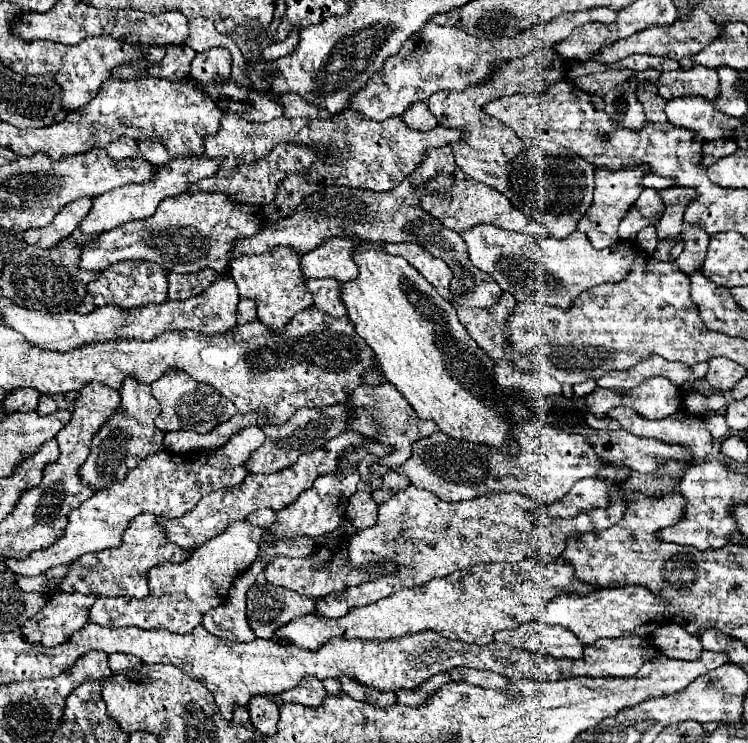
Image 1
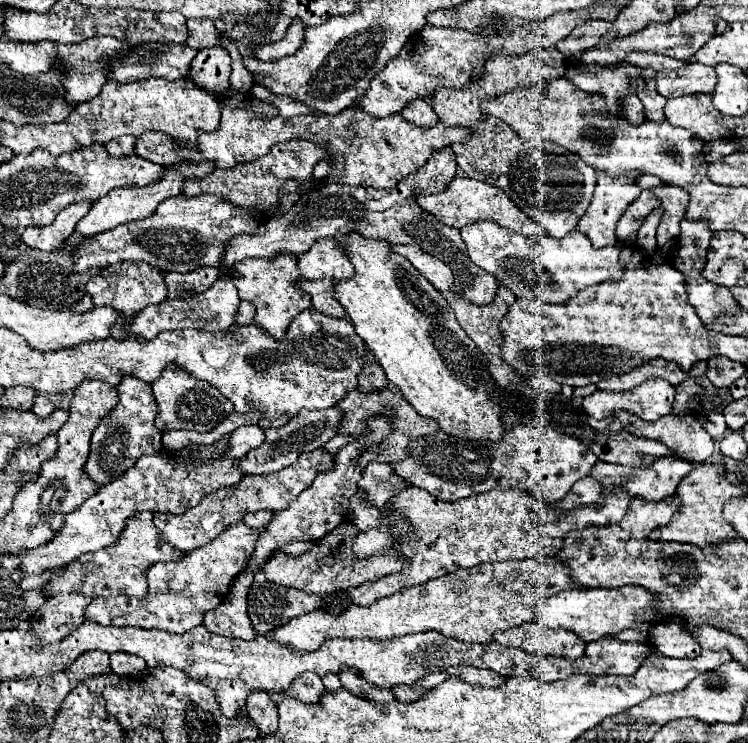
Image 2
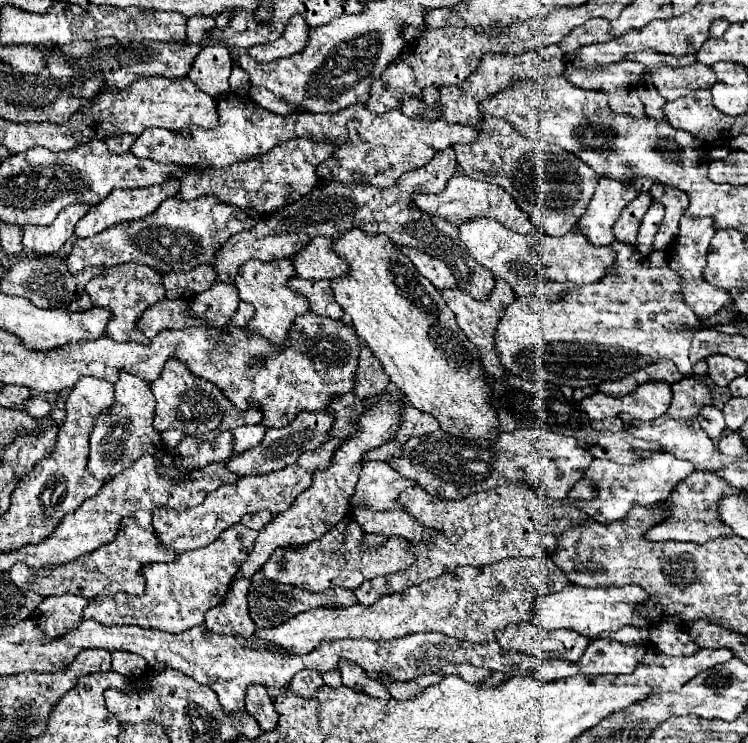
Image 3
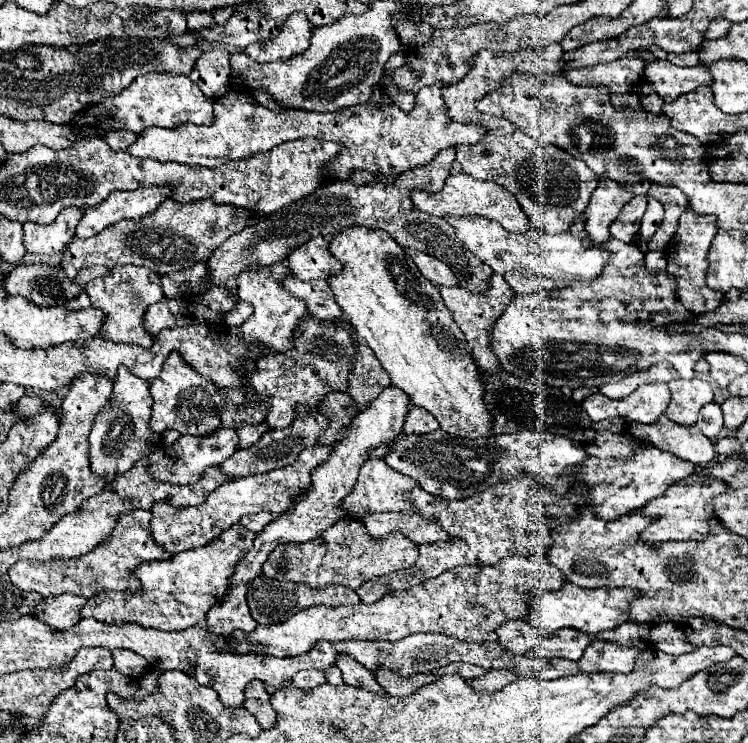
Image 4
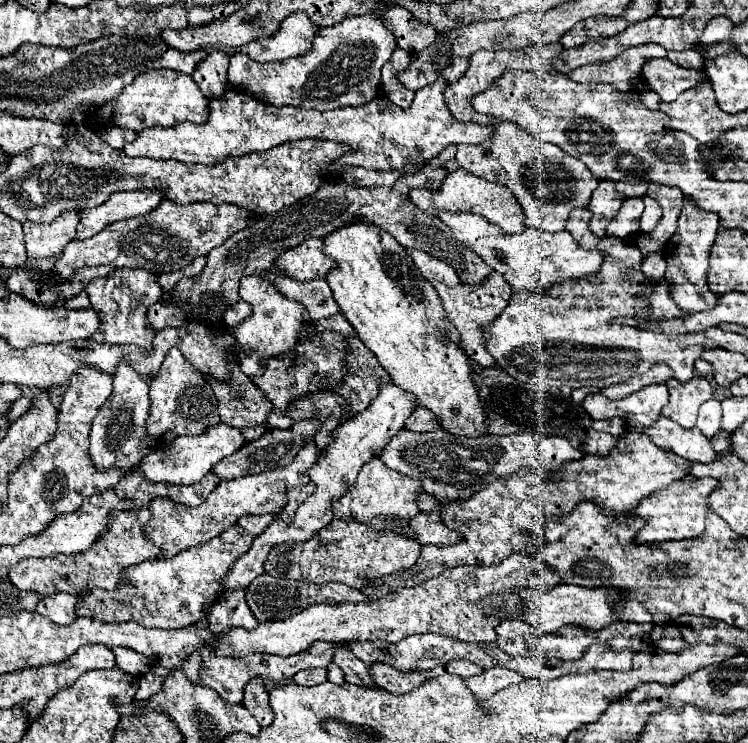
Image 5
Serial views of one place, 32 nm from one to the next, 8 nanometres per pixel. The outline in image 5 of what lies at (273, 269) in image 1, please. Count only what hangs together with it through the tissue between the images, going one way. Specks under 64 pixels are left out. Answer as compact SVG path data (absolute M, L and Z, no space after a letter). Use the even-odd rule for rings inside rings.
M260 274L244 276L240 280L240 298L252 304L252 314L234 328L234 358L238 360L240 370L254 380L266 372L264 362L268 358L276 358L296 346L298 334L302 330L304 306L280 296L280 292L276 292L276 288L272 288Z

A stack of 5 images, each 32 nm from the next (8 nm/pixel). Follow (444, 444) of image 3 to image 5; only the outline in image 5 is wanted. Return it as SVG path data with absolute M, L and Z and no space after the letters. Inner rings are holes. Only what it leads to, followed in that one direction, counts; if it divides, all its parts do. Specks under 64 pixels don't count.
M442 428L432 432L410 432L400 430L378 458L392 470L420 480L424 492L436 498L440 504L468 500L476 490L488 486L496 478L506 478L518 468L534 468L542 476L552 476L562 462L580 460L584 452L572 448L562 436L542 434L512 434L512 436L456 436Z

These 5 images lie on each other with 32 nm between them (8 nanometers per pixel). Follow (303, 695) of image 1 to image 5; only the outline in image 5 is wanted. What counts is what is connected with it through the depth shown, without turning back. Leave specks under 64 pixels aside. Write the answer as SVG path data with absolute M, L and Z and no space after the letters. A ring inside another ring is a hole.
M308 668L308 670L302 670L294 676L294 682L300 684L300 686L316 686L316 684L322 684L326 682L328 670L326 668Z

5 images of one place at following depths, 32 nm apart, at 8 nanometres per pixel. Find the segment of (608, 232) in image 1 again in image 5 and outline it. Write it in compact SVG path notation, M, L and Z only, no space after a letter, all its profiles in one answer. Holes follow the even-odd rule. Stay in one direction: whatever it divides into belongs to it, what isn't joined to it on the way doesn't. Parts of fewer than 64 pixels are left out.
M600 182L600 186L596 188L596 192L590 198L588 208L592 208L592 232L596 236L604 236L604 224L608 224L608 220L612 220L612 216L616 216L620 204L622 204L624 196L618 194L614 190L614 182Z

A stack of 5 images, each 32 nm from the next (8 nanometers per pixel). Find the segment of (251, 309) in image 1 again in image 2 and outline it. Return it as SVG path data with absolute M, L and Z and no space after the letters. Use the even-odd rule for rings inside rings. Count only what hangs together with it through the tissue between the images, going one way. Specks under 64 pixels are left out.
M240 302L238 306L238 312L236 312L236 324L238 326L246 326L254 320L254 314L256 314L256 309L250 302Z

